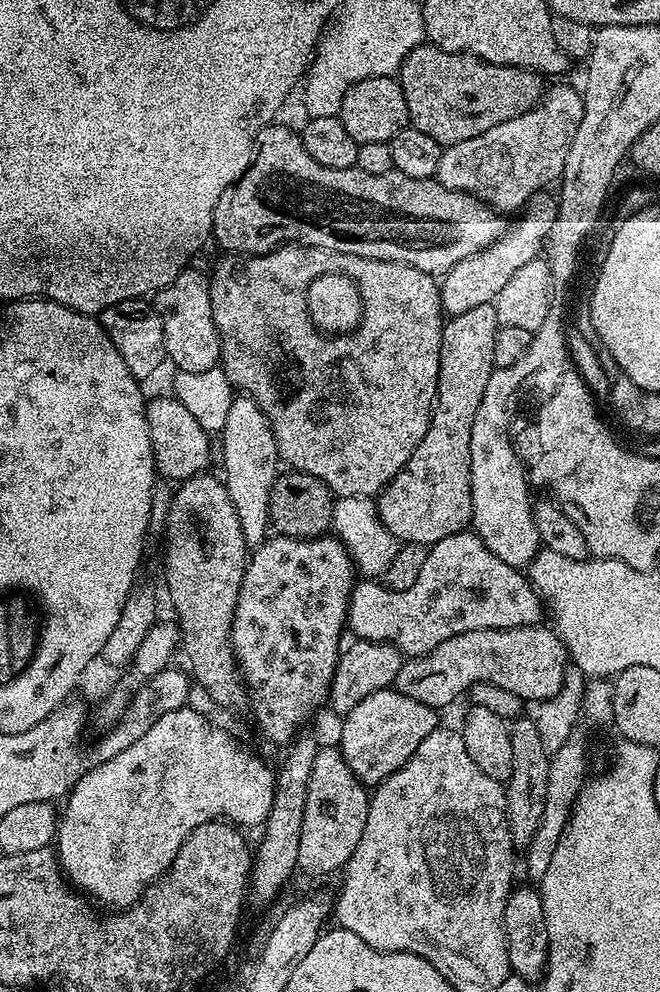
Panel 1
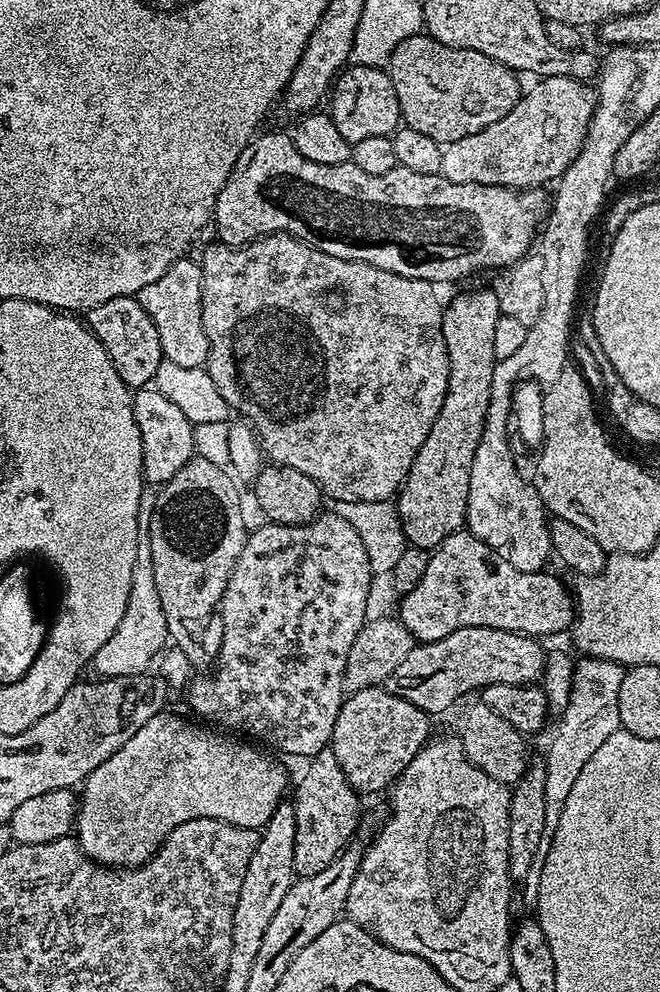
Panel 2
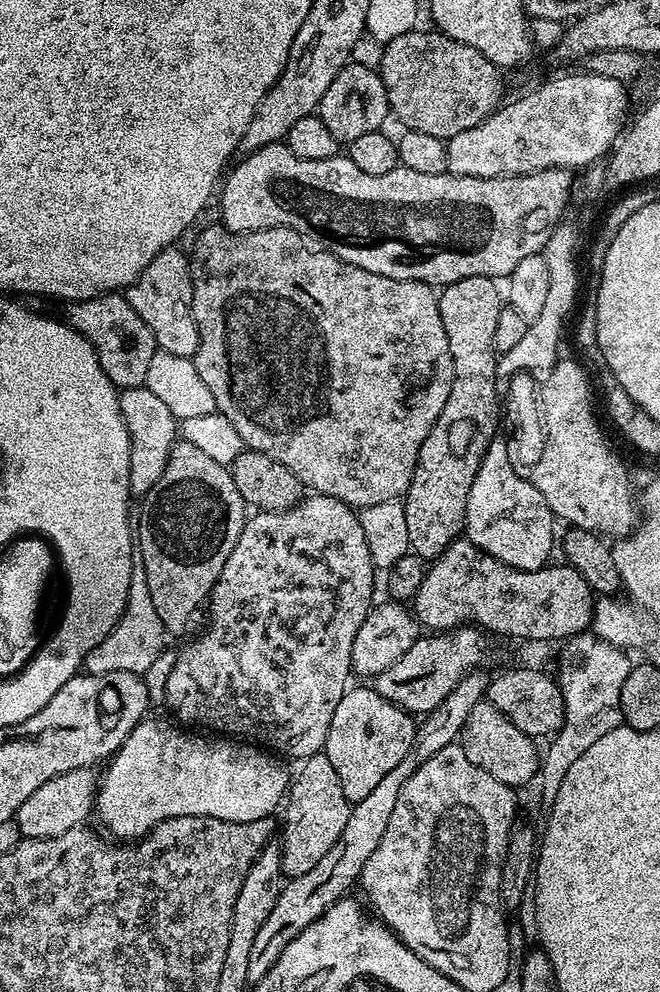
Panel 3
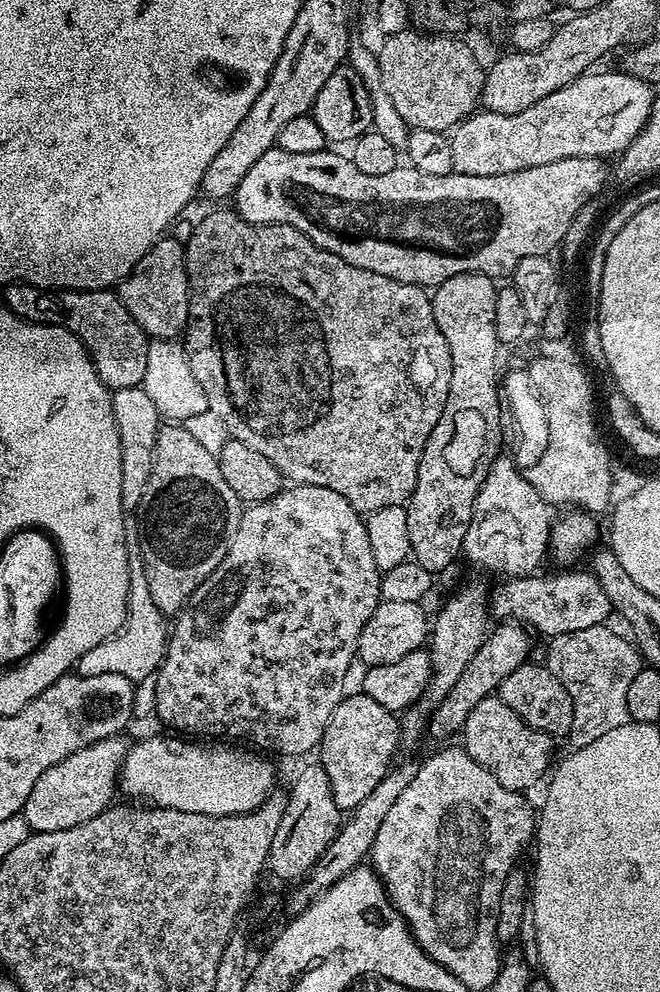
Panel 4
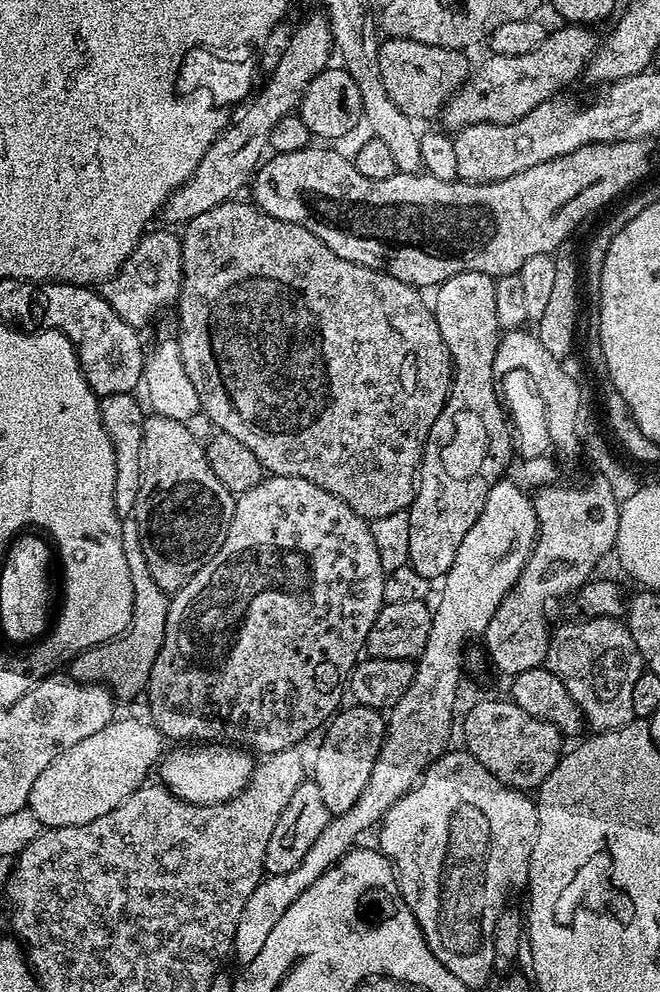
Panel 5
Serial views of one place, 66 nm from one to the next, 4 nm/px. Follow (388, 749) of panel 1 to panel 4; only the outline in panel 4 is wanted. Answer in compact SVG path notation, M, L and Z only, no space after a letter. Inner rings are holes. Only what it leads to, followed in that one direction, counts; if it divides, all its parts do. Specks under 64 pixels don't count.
M363 694L345 695L338 706L334 706L334 714L330 714L330 722L326 722L326 730L318 745L318 763L326 770L326 778L330 778L330 794L334 794L334 802L341 810L355 810L362 802L366 802L374 786L378 786L378 782L382 782L382 778L388 774L389 768L393 767L397 759L396 747L400 743L402 737L397 713L386 710L386 706L374 702L374 698Z

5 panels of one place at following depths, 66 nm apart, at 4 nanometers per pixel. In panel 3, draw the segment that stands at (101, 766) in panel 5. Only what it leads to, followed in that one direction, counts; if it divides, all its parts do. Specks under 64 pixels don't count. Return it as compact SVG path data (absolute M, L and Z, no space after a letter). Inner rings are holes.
M95 767L75 768L66 774L58 774L58 778L50 778L50 782L42 782L26 802L16 811L14 821L20 828L21 837L29 840L38 838L54 838L58 834L66 834L66 830L74 830L85 823L87 816L91 817L94 812L96 802L96 790L98 787L98 772Z

